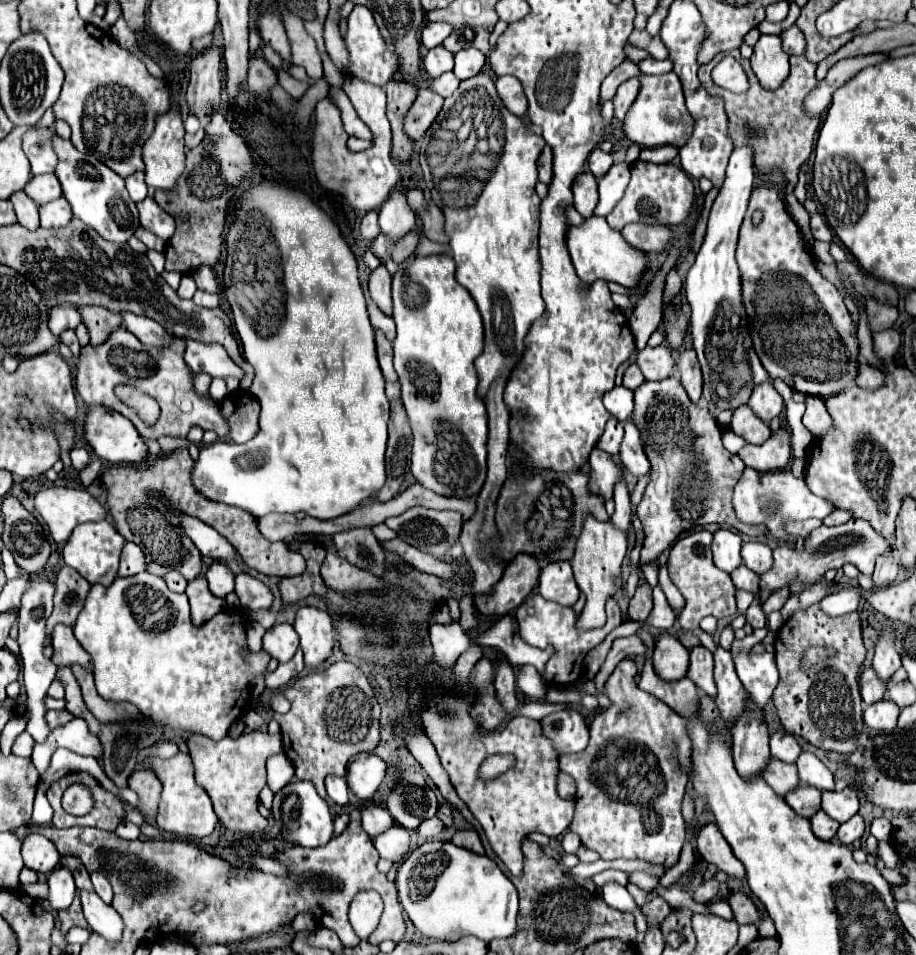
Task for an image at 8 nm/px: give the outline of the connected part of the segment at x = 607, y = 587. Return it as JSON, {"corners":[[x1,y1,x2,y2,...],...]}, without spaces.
{"corners":[[592,514,586,516,586,520,582,524,582,532,576,542,574,556,570,560,574,576,576,576,576,584,578,584,580,592,586,594,586,606,578,616,578,626,582,630,604,626,604,622,606,622,604,604,606,604,606,598,612,596,620,588,620,566,626,556,626,548,628,548,626,532,618,530,610,520,600,522]]}

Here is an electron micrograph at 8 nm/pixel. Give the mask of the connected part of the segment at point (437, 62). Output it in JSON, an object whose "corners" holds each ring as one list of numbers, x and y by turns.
{"corners":[[436,46,428,50,424,56,424,70,428,72,430,78,438,78,444,72,450,72,454,68,454,54,448,52,444,46]]}

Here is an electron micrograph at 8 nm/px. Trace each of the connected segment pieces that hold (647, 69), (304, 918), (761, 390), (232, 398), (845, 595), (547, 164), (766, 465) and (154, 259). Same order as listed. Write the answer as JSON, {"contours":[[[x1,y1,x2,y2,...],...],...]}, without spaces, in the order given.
{"contours":[[[648,56,648,58,644,58,640,64,640,70,644,72,644,74,666,74,666,72,670,72,672,70,672,66,674,66,674,62,670,60,670,58,666,58,666,60,656,60,656,58,652,58,652,56]],[[300,912,294,920,292,920,292,928,298,932,298,930,314,930,316,928,316,922,314,922,314,916,310,912]],[[770,382,756,386,756,390,752,392,752,396,748,400,748,406,764,422,770,422,772,418,776,418,784,410,782,396,776,392,776,388]],[[240,390,228,394,226,400,216,402,220,412,224,412,224,418,228,418,228,426,232,428,230,440,236,444,248,442,258,434,258,414,260,404,256,398,252,398,250,392,240,394]],[[850,588,850,590,842,590,838,594,830,594,820,602,820,608,824,614,828,616,842,616,848,612,854,612,858,608,858,602,862,598,862,590]],[[546,144,538,156,538,180,544,184,550,184,552,180,552,150]],[[780,428,776,434,772,434,764,444,750,446,746,444,738,456,742,462,758,472,776,472,784,470,790,464,790,434,786,428]],[[149,249,146,253,149,261,153,265,158,274,161,274,165,270,165,255,162,252]]]}

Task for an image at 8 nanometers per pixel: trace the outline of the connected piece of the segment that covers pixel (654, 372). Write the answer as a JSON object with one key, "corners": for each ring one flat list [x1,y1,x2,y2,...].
{"corners":[[660,344,656,348,646,346,636,352,636,364,640,366,646,380,664,380,670,378,676,368,676,354,668,344]]}

